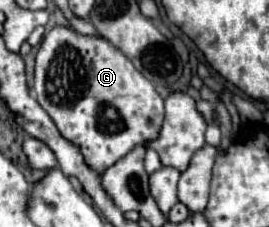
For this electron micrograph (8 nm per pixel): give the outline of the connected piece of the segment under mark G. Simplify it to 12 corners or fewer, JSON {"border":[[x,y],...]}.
{"border":[[55,26],[35,98],[103,174],[163,98],[111,42]]}

